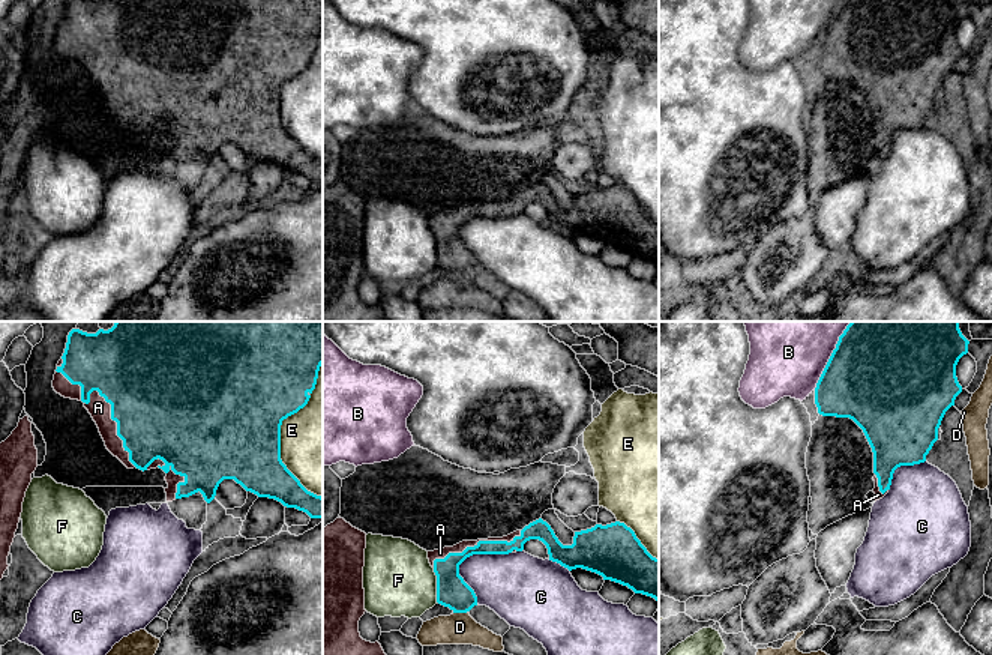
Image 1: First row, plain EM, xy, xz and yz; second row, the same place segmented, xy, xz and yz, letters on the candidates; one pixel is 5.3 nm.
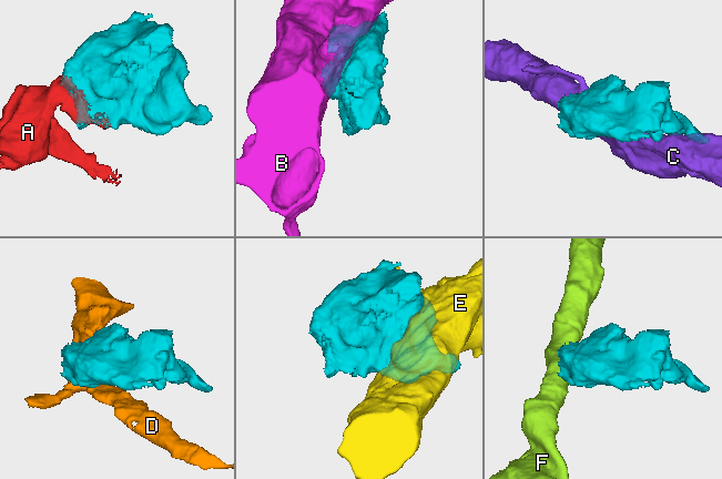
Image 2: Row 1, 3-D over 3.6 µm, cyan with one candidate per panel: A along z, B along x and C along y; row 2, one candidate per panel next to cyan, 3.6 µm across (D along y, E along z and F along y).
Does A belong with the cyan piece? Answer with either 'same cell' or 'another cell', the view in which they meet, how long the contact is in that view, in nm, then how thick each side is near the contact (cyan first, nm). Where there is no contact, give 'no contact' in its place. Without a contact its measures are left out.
same cell; meets cyan in xy; contact 480 nm long; 500 nm thick on the cyan side, 110 nm on the other

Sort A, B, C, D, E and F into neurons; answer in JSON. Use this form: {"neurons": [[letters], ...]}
{"neurons": [["A"], ["B"], ["C"], ["D"], ["E"], ["F"]]}

